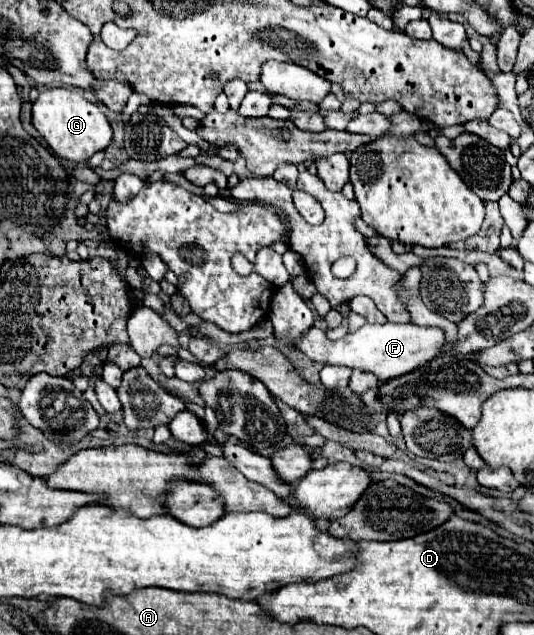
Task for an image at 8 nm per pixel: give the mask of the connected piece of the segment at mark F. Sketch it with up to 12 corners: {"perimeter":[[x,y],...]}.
{"perimeter":[[415,323],[363,325],[329,341],[311,327],[299,349],[323,365],[379,381],[439,357],[445,331]]}

